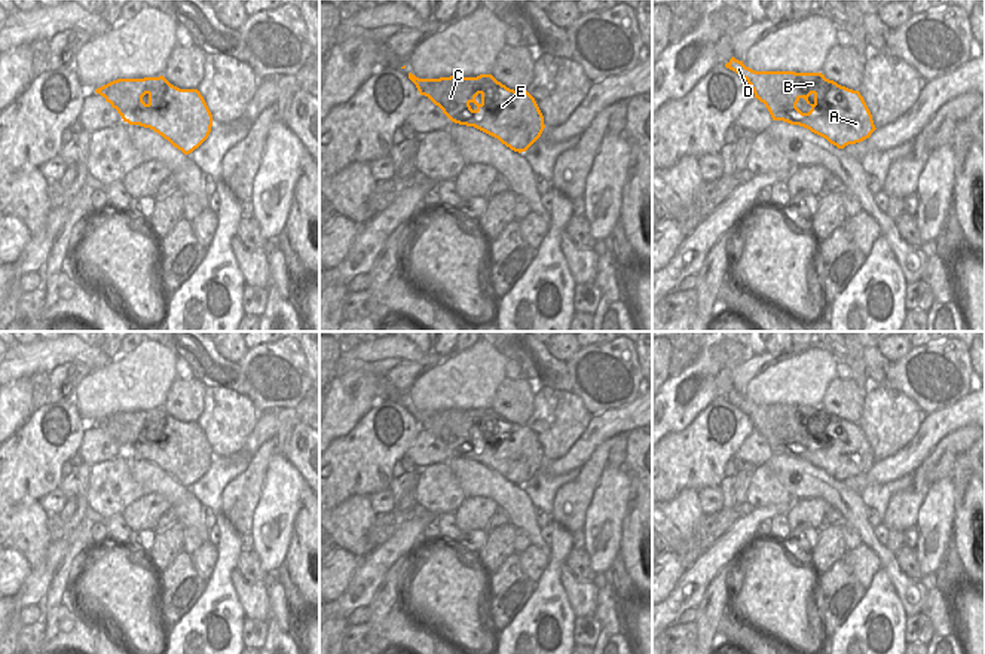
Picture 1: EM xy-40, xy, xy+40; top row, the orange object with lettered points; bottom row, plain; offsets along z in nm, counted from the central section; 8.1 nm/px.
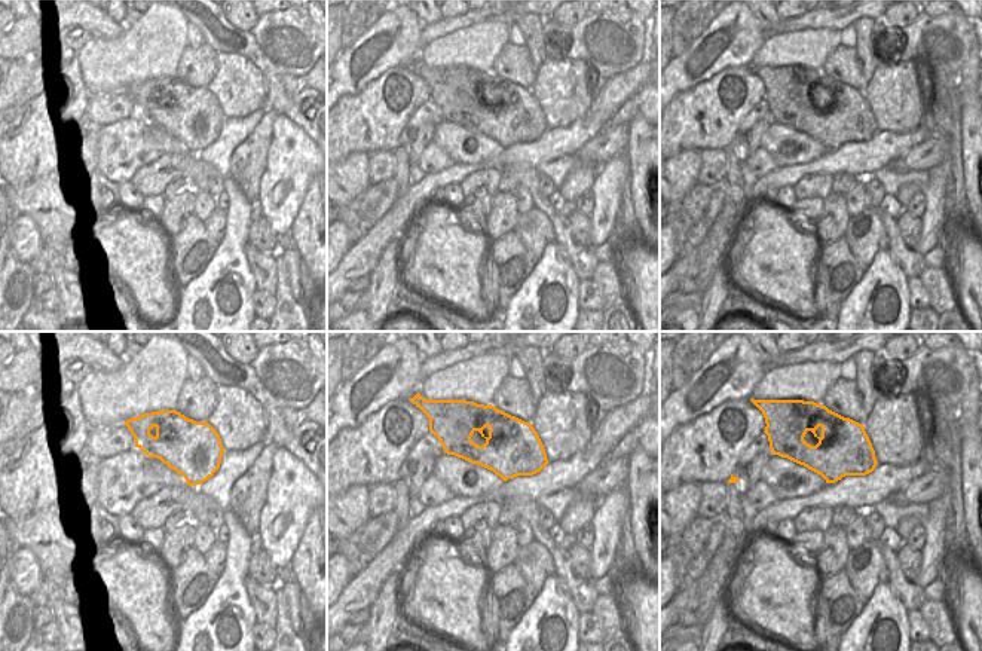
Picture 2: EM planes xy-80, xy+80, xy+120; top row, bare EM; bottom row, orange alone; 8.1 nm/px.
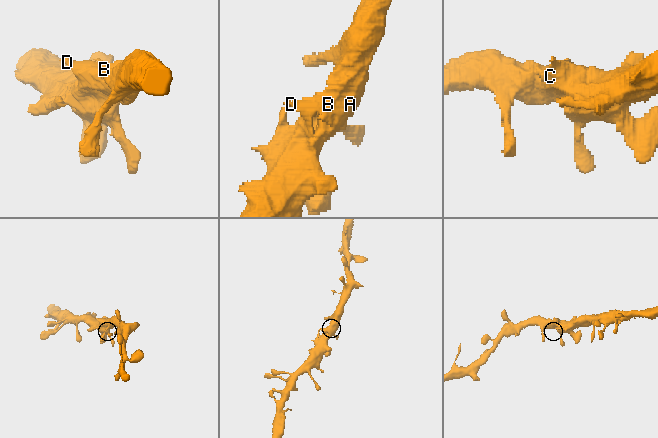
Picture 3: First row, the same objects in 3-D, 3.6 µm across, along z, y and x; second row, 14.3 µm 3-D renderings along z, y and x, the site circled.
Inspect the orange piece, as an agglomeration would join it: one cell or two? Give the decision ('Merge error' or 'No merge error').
No merge error.

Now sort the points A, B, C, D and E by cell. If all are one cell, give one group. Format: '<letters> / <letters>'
A B C D E

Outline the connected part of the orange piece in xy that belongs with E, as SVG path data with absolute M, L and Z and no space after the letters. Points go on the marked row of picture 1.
M409 73L409 79L452 122L474 126L514 152L526 152L545 128L535 98L507 88L492 74L419 79Z

